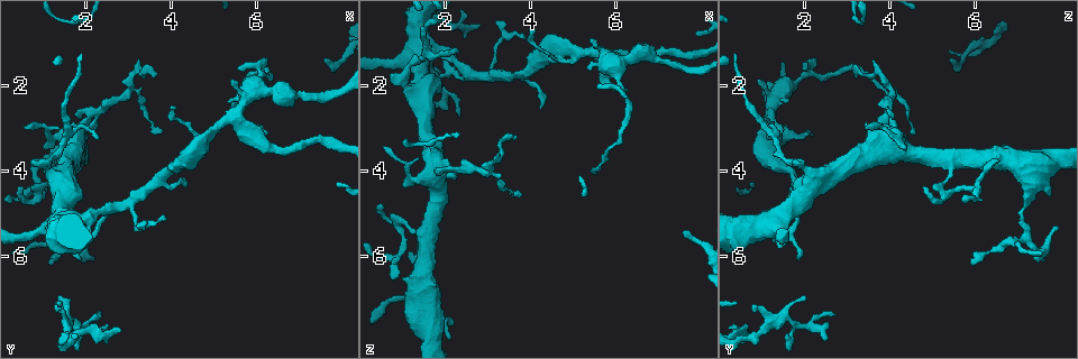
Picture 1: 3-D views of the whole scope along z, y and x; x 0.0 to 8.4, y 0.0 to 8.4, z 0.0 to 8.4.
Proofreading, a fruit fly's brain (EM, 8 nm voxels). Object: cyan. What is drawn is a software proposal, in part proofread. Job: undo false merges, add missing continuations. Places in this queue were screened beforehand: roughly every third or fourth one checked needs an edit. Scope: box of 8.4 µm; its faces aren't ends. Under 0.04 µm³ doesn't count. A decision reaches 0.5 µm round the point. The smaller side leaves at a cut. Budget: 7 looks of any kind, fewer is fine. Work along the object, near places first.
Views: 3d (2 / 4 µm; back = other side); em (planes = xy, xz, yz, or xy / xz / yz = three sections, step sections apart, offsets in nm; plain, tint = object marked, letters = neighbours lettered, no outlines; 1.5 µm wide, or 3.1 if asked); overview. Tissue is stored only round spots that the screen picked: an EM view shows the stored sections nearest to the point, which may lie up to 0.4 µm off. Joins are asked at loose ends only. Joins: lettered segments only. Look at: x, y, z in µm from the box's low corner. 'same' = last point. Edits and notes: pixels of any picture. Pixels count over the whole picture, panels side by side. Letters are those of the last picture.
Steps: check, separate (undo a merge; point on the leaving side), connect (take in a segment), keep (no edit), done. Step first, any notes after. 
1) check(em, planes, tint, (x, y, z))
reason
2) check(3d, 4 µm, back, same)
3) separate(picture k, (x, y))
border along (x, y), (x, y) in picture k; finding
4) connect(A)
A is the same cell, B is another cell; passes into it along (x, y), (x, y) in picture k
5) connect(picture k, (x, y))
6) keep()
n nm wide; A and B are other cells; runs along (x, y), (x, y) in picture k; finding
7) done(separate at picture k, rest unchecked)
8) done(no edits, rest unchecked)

check(3d, 2 µm, (0.60, 2.95, 3.45))

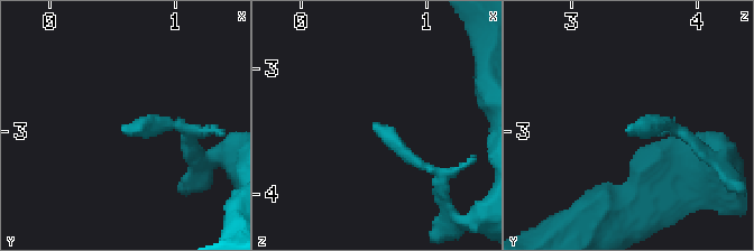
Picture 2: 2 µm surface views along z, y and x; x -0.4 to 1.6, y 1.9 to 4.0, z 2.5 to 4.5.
check(em, planes, letters, (0.58, 2.96, 3.42))

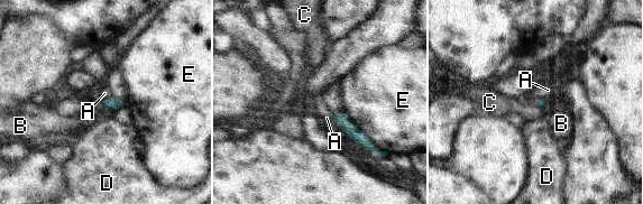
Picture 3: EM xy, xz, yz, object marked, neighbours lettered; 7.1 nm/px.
keep()
A, B, C, D and E are other cells; border along (332, 114), (343, 131), (364, 147) in picture 3; no lettered segment goes on from it

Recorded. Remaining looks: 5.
check(3d, 2 µm, (7.10, 2.20, 1.45))

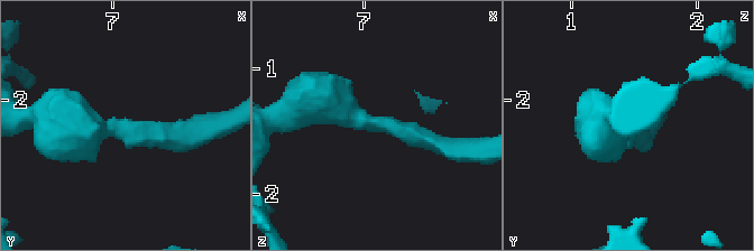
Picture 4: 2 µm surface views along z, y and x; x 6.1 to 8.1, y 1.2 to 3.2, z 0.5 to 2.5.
check(em, planes, letters, (7.12, 2.22, 1.40))
arms of 160, 260 nm

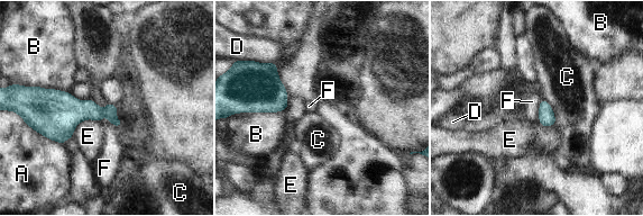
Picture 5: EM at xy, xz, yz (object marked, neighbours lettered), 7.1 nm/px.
keep()
120 nm wide; A, B, C, D, E and F are other cells; border along (90, 98), (117, 127) in picture 5; continuous, no second neuron

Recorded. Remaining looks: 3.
check(3d, 4 µm, back, (5.45, 2.55, 4.00))

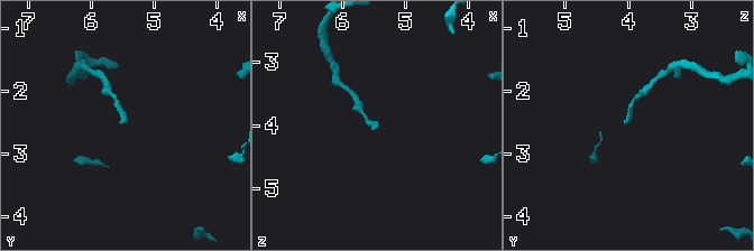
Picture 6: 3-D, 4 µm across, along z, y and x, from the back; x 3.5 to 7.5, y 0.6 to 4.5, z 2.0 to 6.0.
check(em, planes, letters, (5.40, 2.50, 4.00))
shape alone is not enough

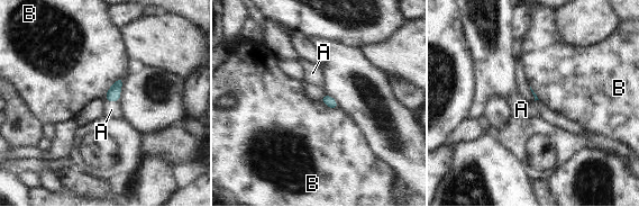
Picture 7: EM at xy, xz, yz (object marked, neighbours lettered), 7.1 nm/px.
connect(picture 7, (111, 109))
A is the same cell, B is another cell; passes into it along (113, 93), (111, 100), (111, 109) in picture 7; the neuron continues

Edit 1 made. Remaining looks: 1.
done(connect at picture 7, rest unchecked)

